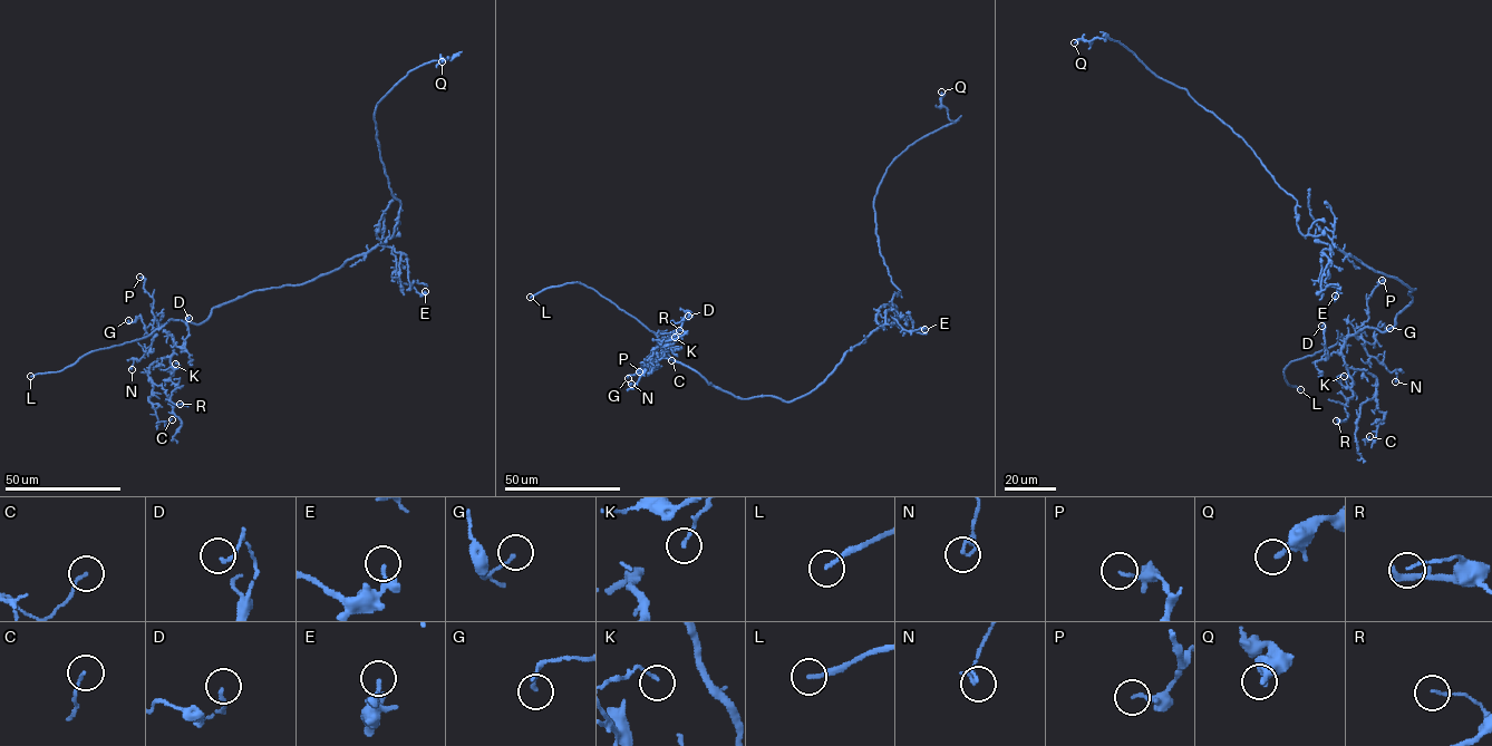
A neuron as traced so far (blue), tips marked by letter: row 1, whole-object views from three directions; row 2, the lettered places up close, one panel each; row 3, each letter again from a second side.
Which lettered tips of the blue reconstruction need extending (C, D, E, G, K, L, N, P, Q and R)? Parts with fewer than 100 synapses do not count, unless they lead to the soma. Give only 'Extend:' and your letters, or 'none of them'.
Extend: L

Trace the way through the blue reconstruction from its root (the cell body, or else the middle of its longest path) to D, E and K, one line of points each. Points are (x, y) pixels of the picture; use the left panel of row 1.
D: (346, 261), (302, 284), (238, 297), (200, 323), (170, 319), (160, 327), (176, 347), (189, 318)
E: (346, 261), (378, 244), (389, 246), (395, 255), (397, 281), (412, 284), (422, 294), (425, 291)
K: (346, 261), (302, 284), (238, 297), (200, 323), (170, 319), (160, 327), (173, 341), (172, 375), (175, 364)

